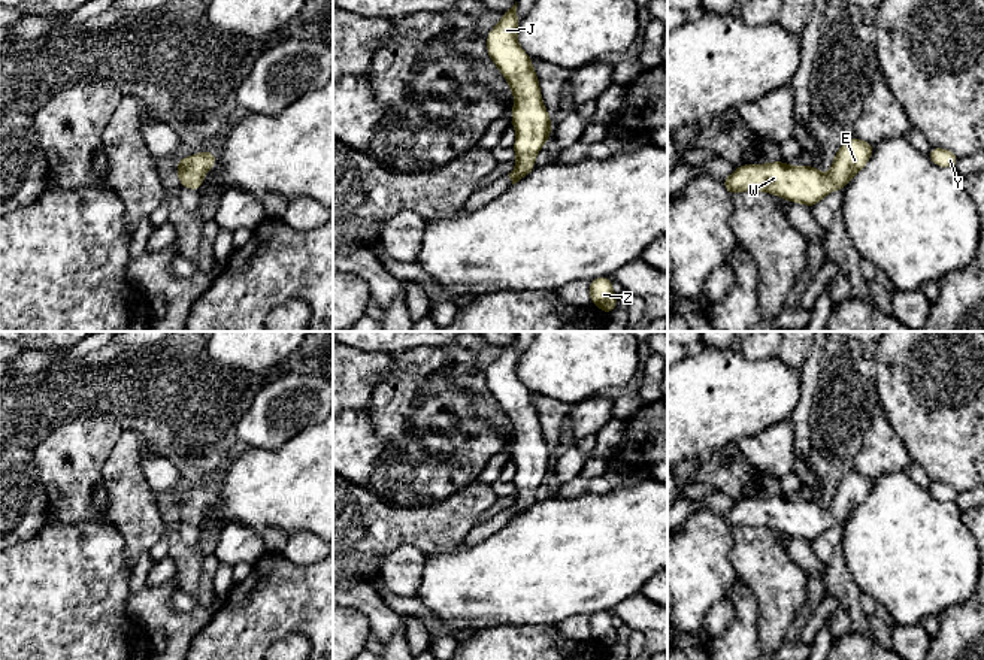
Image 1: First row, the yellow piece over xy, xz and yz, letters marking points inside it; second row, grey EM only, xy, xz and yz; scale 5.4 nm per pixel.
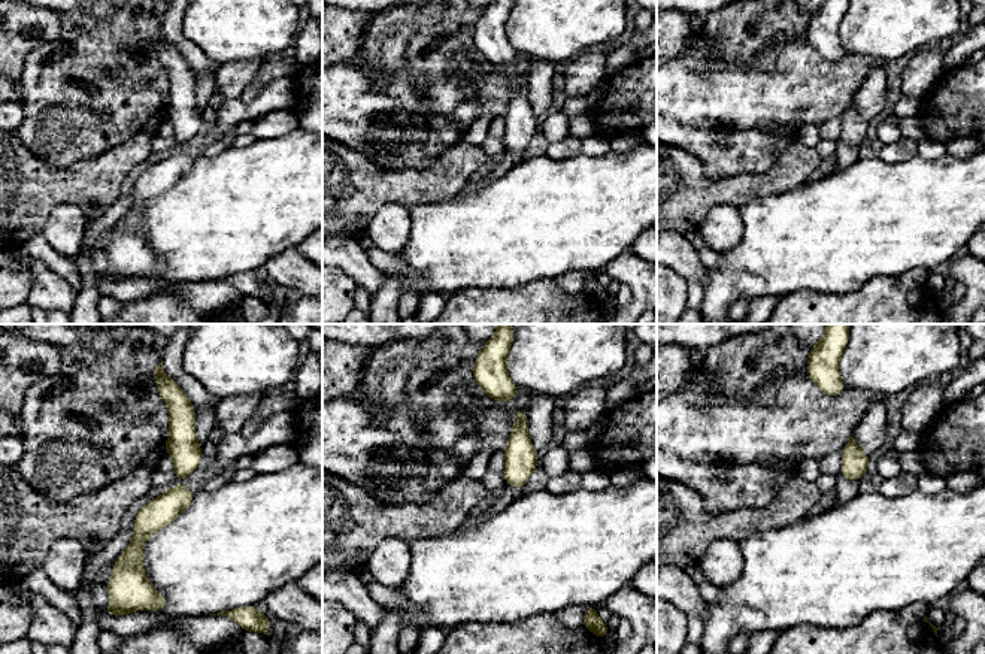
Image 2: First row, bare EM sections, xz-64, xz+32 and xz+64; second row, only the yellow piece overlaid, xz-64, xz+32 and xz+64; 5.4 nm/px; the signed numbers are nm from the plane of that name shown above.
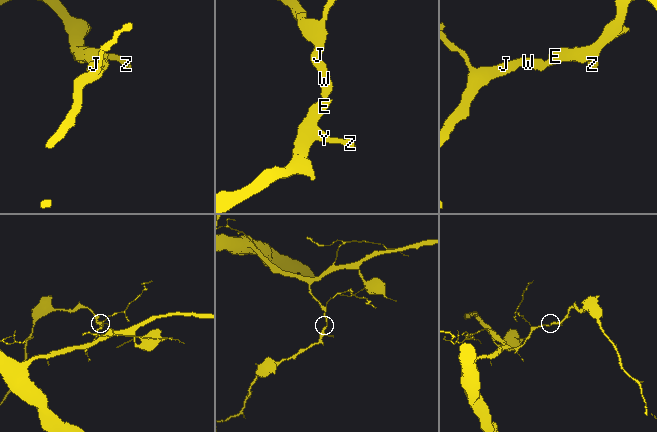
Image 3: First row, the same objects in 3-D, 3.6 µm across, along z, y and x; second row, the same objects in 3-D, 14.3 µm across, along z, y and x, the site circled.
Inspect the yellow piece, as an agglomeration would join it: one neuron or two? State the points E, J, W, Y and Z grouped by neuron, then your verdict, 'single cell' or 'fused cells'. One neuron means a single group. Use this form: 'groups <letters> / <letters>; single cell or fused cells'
groups E J W Y Z; single cell

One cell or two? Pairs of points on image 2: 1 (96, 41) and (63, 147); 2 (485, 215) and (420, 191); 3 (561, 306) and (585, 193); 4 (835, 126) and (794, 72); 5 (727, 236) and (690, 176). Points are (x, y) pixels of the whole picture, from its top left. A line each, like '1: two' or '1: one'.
1: one
2: two
3: two
4: two
5: two

